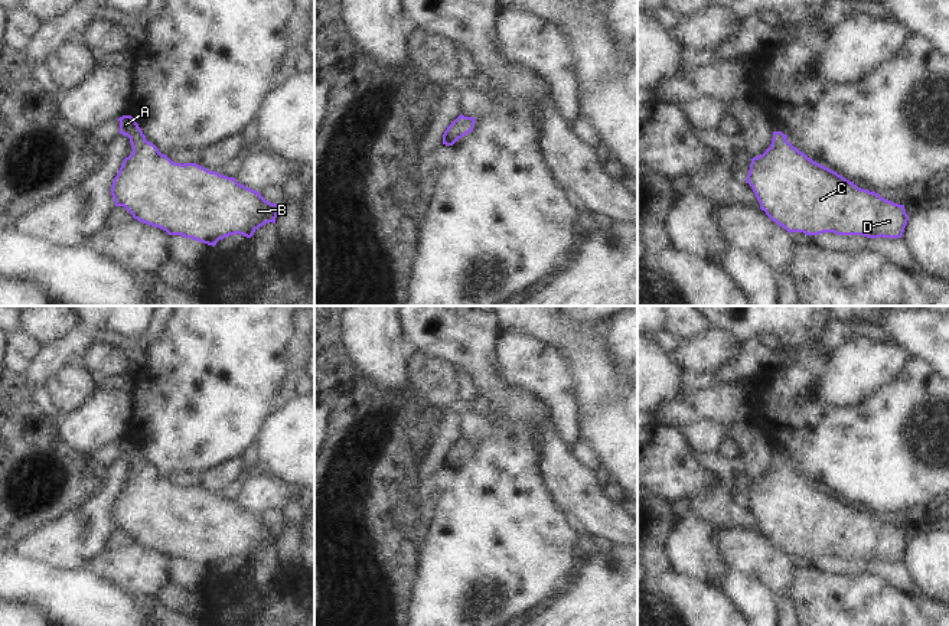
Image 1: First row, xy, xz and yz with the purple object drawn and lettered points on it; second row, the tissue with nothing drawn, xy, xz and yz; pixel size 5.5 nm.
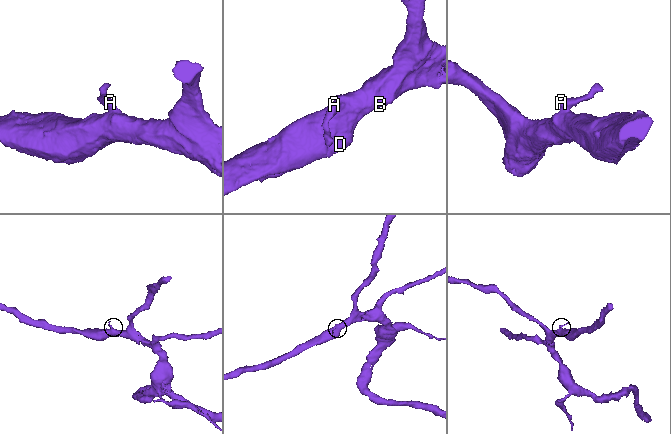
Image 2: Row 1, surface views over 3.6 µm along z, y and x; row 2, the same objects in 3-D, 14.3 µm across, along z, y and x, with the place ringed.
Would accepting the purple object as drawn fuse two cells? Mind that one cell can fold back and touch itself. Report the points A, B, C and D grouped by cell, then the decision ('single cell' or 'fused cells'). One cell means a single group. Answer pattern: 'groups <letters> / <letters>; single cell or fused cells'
groups A B C D; single cell

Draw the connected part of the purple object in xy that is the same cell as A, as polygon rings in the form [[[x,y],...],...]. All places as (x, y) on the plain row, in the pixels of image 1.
[[[123,438],[120,457],[130,462],[133,476],[124,482],[111,509],[115,529],[124,529],[134,542],[160,551],[169,558],[182,558],[215,570],[229,558],[251,561],[254,555],[268,547],[275,547],[281,528],[265,524],[260,515],[235,503],[211,495],[196,486],[175,486],[146,463],[131,438]]]

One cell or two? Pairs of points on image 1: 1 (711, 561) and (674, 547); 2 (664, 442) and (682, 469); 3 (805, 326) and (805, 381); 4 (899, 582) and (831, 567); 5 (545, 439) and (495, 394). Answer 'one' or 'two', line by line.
1: one
2: one
3: two
4: one
5: one

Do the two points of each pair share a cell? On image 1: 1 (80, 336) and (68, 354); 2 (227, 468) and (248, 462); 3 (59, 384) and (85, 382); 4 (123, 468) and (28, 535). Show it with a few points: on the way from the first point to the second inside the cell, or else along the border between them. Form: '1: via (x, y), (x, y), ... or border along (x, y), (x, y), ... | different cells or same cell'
1: via (77, 341), (68, 349) | same cell
2: border along (238, 457), (243, 470) | different cells
3: via (65, 384), (80, 382) | same cell
4: via (108, 494), (67, 535), (54, 535) | same cell

